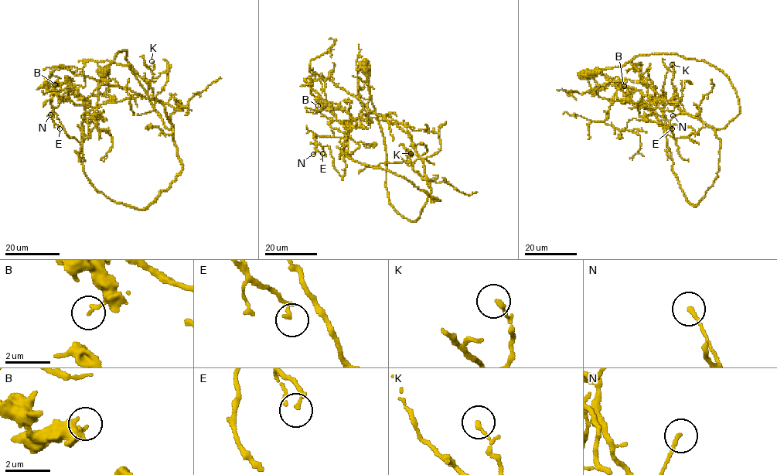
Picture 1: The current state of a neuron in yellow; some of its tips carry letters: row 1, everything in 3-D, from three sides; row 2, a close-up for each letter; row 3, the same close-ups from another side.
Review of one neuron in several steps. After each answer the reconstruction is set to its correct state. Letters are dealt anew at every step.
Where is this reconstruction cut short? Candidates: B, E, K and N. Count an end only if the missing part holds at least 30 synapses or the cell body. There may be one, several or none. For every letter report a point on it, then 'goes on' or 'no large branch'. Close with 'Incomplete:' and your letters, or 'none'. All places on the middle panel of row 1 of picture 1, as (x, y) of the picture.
B: place (318, 105); no large branch
E: place (322, 153); no large branch
K: place (410, 153); no large branch
N: place (313, 154); no large branch
Incomplete: none

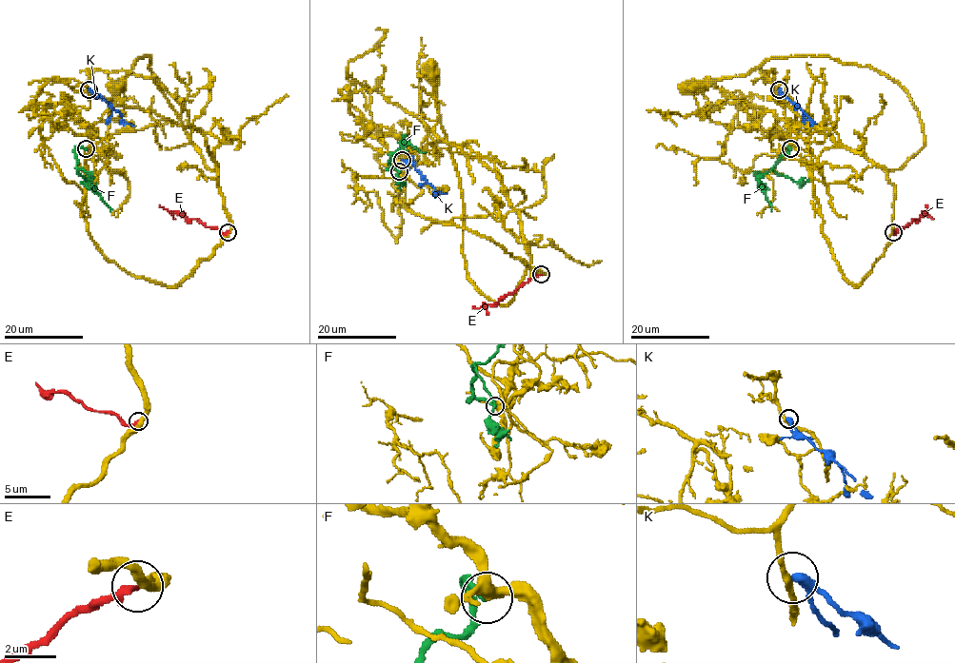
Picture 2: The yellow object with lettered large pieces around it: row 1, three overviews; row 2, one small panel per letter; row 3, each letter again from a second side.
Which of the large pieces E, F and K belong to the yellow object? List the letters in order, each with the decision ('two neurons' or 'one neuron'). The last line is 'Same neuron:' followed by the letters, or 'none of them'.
E: two neurons
F: one neuron
K: two neurons
Same neuron: F

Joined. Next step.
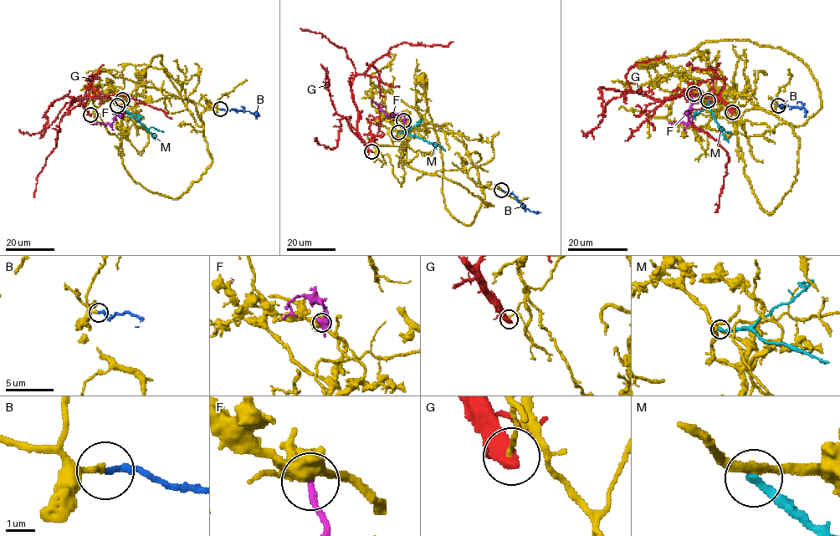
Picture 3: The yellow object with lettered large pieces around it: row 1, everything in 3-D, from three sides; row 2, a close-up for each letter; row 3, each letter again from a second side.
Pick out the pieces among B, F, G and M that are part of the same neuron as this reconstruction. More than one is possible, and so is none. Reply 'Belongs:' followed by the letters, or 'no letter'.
Belongs: B

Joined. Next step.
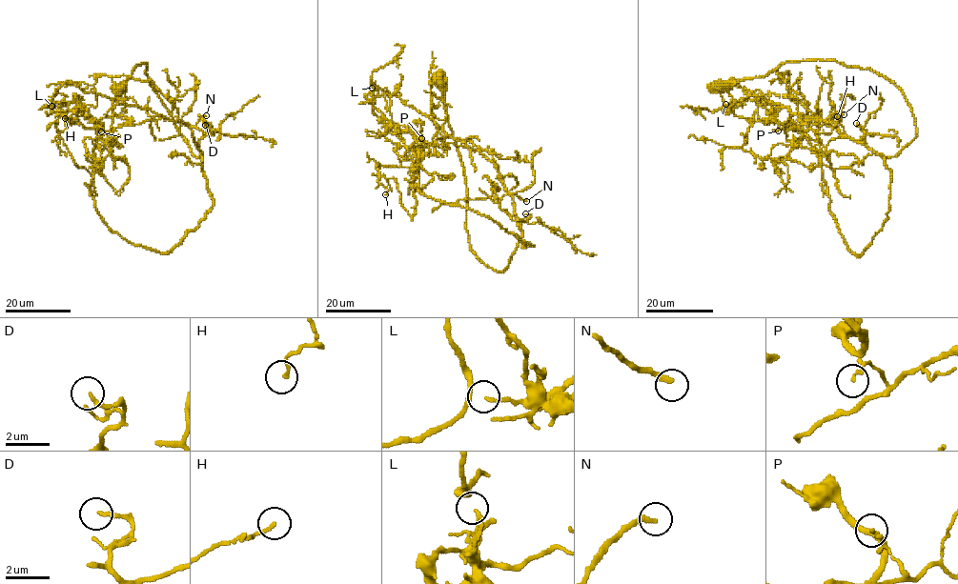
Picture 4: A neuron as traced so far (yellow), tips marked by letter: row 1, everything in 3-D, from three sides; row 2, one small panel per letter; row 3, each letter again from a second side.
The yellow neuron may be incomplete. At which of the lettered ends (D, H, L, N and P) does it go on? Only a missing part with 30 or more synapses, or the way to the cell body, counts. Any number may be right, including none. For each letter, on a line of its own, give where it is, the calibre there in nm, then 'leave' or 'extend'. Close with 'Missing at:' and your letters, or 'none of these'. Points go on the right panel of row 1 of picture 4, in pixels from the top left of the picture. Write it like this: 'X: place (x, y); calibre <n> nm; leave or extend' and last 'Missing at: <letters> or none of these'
D: place (856, 123); calibre 150 nm; leave
H: place (837, 116); calibre 150 nm; leave
L: place (725, 104); calibre 120 nm; leave
N: place (844, 114); calibre 240 nm; extend
P: place (778, 130); calibre 140 nm; leave
Missing at: N

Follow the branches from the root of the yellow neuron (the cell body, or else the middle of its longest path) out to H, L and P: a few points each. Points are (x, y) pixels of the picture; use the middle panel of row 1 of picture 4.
H: (442, 80), (470, 249), (507, 267), (521, 230), (486, 151), (418, 146), (416, 167), (377, 166), (385, 194)
L: (442, 80), (470, 249), (503, 271), (520, 240), (533, 245), (411, 186), (422, 140), (375, 107), (372, 88)
P: (442, 80), (466, 184), (470, 249), (503, 271), (521, 230), (497, 167), (477, 151), (426, 145), (421, 138)

